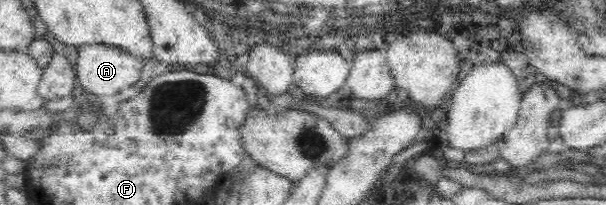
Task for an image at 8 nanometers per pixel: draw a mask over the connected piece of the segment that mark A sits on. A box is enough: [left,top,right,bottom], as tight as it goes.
[74,44,143,96]

